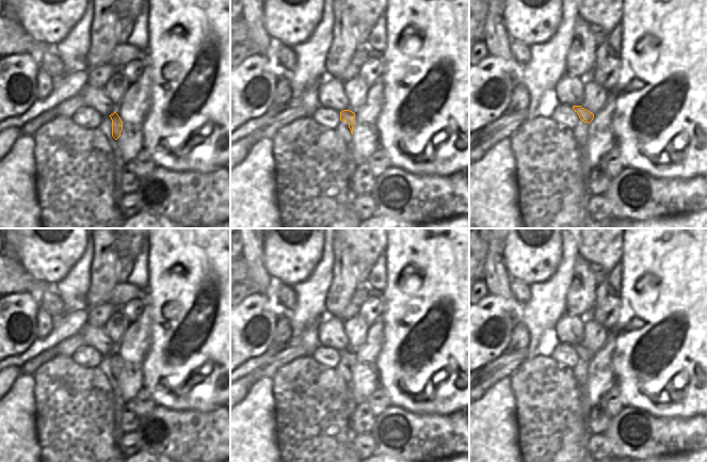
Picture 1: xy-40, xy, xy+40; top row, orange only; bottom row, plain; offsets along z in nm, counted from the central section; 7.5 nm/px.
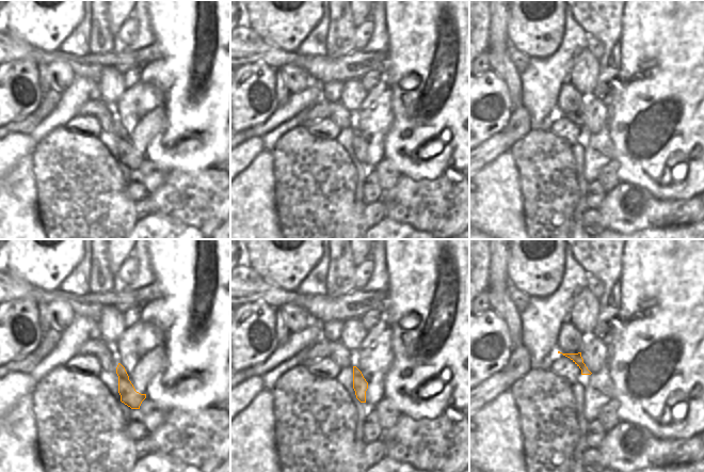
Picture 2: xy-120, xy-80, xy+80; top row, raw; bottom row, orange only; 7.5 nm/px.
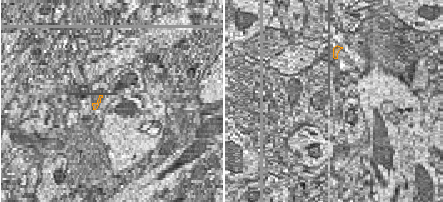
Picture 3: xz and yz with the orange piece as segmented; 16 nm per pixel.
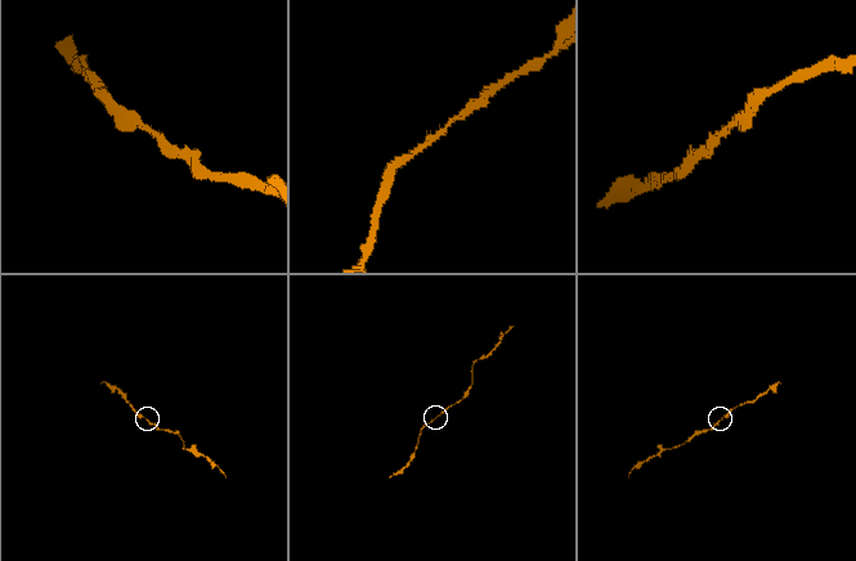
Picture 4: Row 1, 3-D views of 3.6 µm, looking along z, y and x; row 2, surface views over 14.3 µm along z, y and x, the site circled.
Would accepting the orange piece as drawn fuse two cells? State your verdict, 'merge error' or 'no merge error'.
no merge error

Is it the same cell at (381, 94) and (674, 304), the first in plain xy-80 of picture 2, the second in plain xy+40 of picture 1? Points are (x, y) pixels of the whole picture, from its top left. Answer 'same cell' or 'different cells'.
different cells

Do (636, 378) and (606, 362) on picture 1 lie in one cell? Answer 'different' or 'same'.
different

